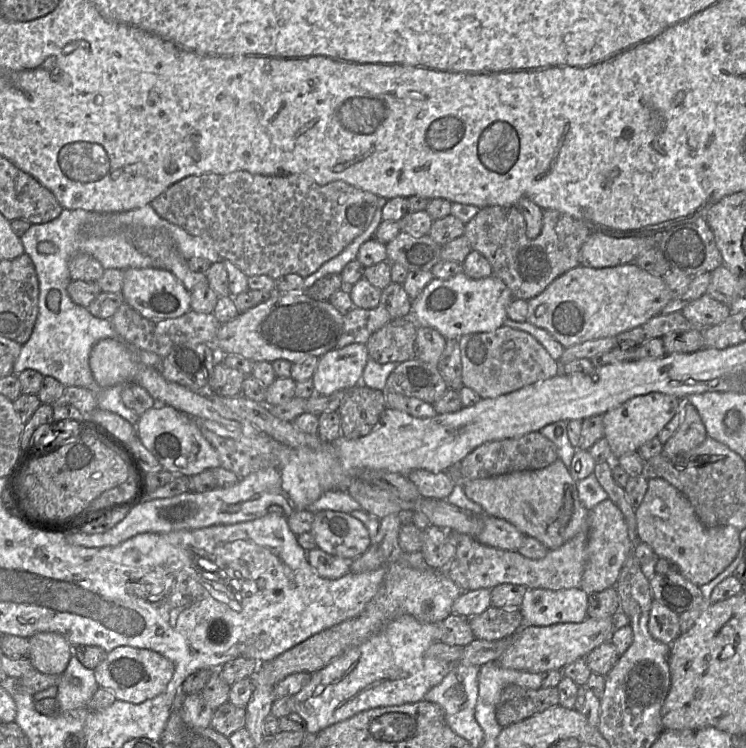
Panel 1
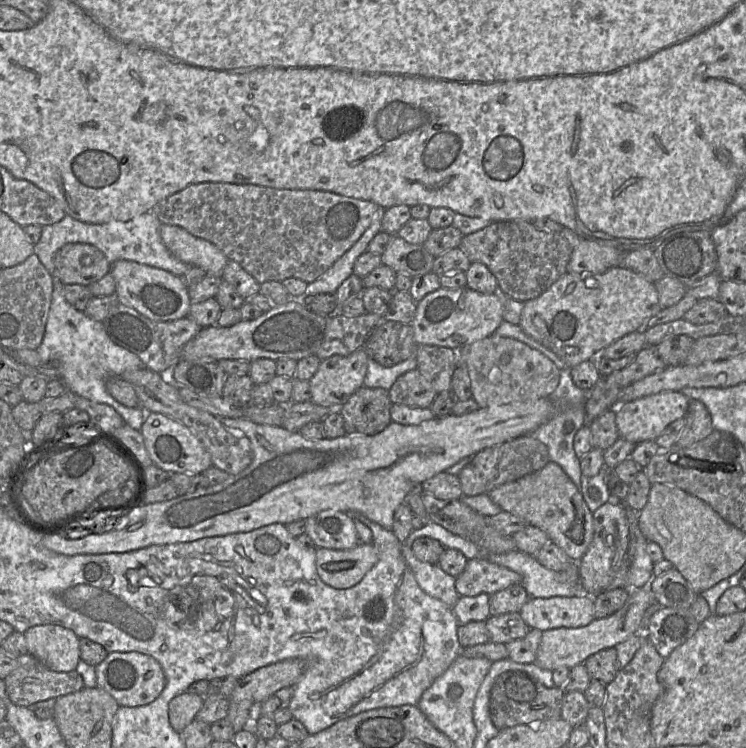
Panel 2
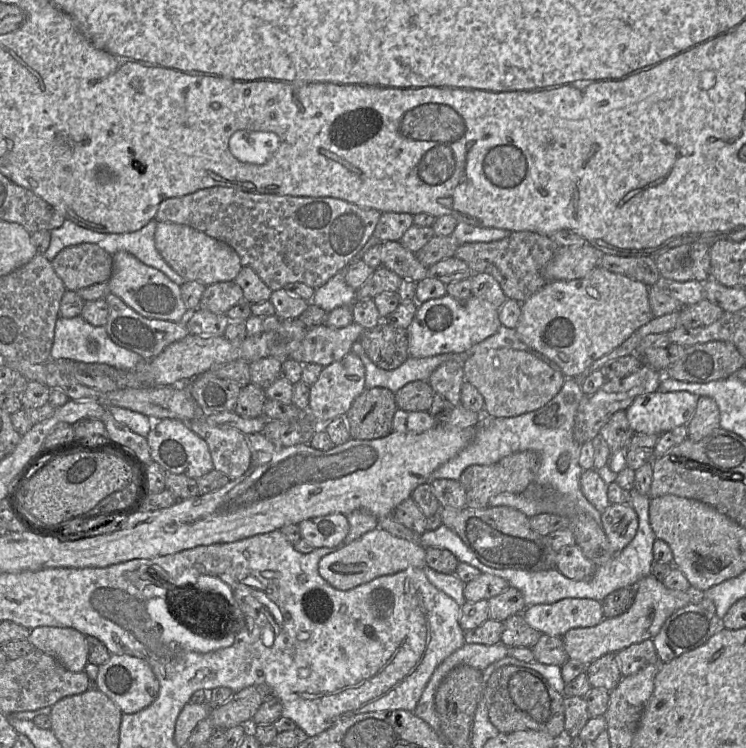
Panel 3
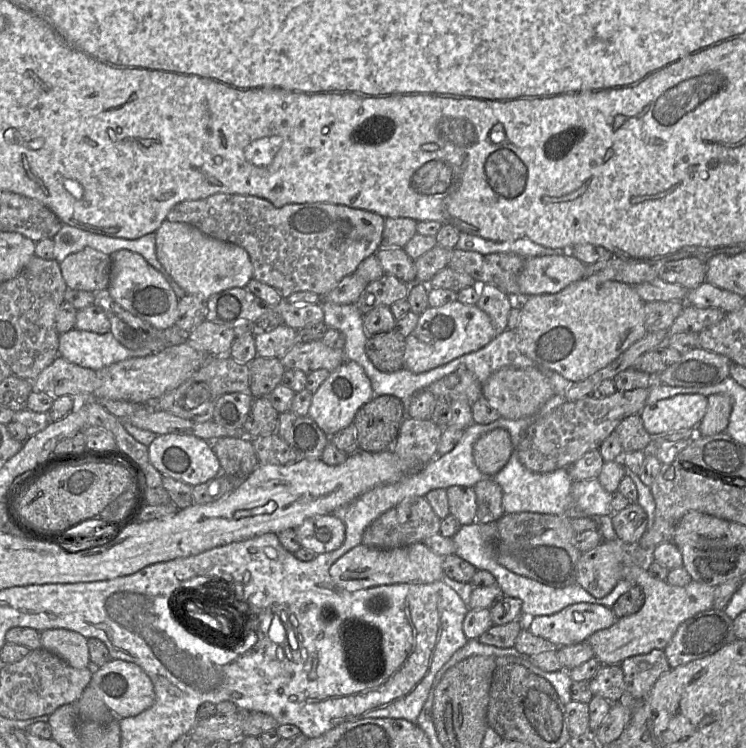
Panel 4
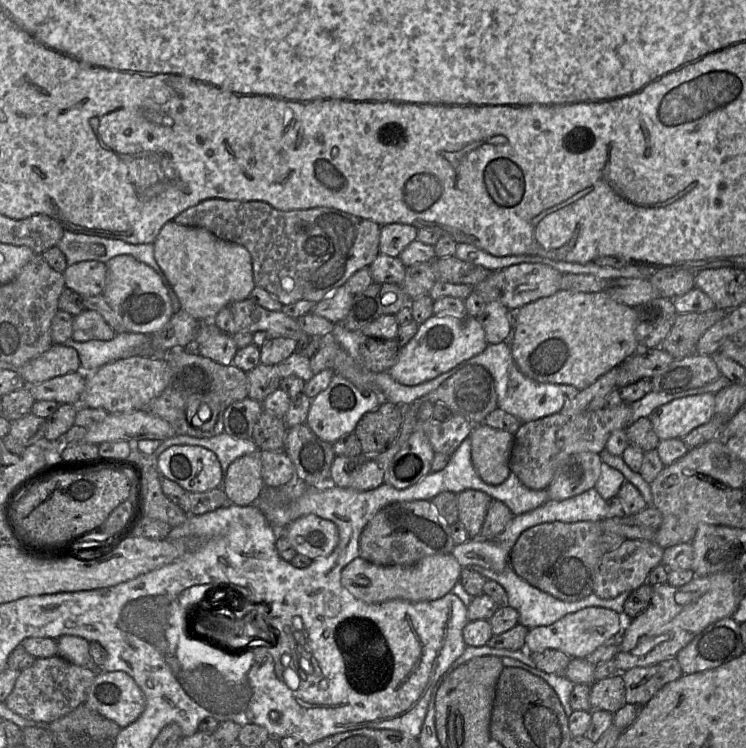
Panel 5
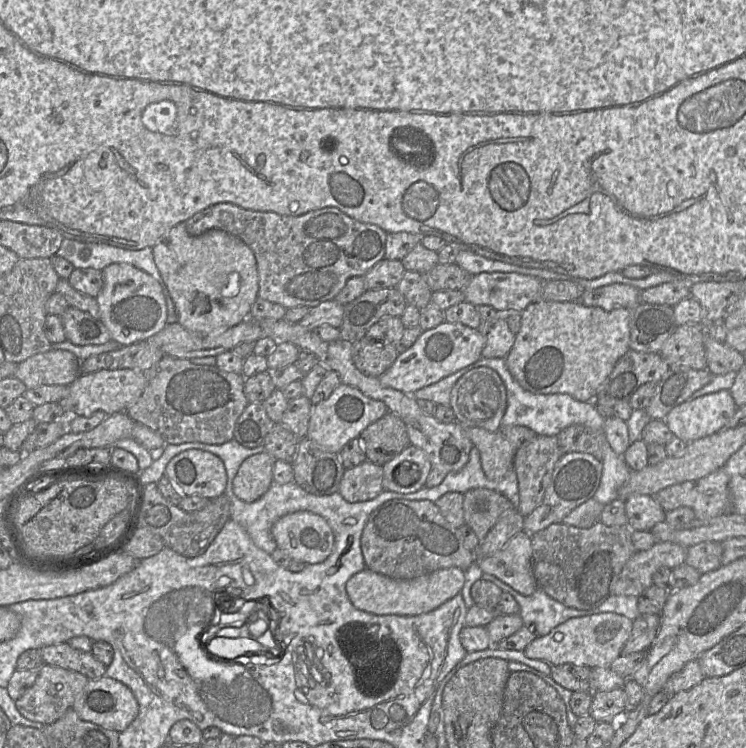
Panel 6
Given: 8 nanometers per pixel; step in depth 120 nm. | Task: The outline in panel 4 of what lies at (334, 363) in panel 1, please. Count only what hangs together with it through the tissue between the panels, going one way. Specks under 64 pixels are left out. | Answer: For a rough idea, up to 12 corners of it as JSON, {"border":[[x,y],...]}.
{"border":[[346,360],[312,396],[308,416],[328,436],[374,397]]}

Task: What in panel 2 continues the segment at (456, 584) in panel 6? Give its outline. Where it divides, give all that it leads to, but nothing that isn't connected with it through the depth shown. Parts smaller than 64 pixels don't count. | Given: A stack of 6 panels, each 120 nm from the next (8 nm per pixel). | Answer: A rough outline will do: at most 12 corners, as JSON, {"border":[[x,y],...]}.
{"border":[[373,543],[316,549],[318,575],[337,589],[359,583],[378,559]]}

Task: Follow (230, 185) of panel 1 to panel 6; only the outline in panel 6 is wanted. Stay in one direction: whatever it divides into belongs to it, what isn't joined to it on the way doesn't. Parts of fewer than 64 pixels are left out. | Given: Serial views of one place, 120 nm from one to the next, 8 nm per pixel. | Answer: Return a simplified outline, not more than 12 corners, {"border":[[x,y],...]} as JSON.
{"border":[[218,203],[185,221],[248,245],[258,297],[332,300],[387,233],[335,207],[300,216]]}

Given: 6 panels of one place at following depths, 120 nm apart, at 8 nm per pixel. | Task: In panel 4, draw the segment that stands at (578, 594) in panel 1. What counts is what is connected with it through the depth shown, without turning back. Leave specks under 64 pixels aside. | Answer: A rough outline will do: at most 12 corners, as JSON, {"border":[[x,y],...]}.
{"border":[[581,602],[531,617],[526,628],[558,647],[586,642],[617,619]]}

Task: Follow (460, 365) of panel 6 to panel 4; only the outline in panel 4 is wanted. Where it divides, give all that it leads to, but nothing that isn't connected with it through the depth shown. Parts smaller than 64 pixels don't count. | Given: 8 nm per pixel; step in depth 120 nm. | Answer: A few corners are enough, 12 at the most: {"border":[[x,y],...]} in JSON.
{"border":[[478,305],[428,307],[406,337],[403,368],[419,374],[495,336]]}

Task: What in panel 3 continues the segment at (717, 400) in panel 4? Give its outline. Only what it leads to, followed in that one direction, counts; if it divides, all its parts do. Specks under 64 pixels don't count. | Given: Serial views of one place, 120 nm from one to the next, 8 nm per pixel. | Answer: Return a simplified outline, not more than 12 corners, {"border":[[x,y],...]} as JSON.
{"border":[[699,396],[687,438],[699,441],[720,428],[713,398]]}

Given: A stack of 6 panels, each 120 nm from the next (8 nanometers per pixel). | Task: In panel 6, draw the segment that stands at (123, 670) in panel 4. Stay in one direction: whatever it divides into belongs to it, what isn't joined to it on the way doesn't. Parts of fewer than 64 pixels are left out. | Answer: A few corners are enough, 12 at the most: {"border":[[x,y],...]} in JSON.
{"border":[[89,680],[72,709],[123,732],[139,713],[123,683]]}

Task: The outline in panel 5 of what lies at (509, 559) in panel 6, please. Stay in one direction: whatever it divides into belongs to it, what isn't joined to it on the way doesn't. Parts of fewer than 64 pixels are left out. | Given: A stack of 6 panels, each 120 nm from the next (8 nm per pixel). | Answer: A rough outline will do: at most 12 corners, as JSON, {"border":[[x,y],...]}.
{"border":[[495,540],[456,544],[451,553],[462,567],[495,572],[509,566],[509,554]]}

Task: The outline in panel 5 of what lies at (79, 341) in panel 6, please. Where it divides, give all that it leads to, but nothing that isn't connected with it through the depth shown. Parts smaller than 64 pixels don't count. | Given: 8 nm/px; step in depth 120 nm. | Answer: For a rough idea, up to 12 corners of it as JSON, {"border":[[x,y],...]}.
{"border":[[96,311],[73,316],[72,339],[112,340],[117,333]]}

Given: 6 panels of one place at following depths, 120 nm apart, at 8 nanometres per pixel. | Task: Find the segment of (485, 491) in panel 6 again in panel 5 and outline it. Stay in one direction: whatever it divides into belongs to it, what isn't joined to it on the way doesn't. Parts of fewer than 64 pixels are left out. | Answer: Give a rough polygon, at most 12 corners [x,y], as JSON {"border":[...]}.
{"border":[[480,490],[457,494],[458,522],[479,539],[492,497]]}

